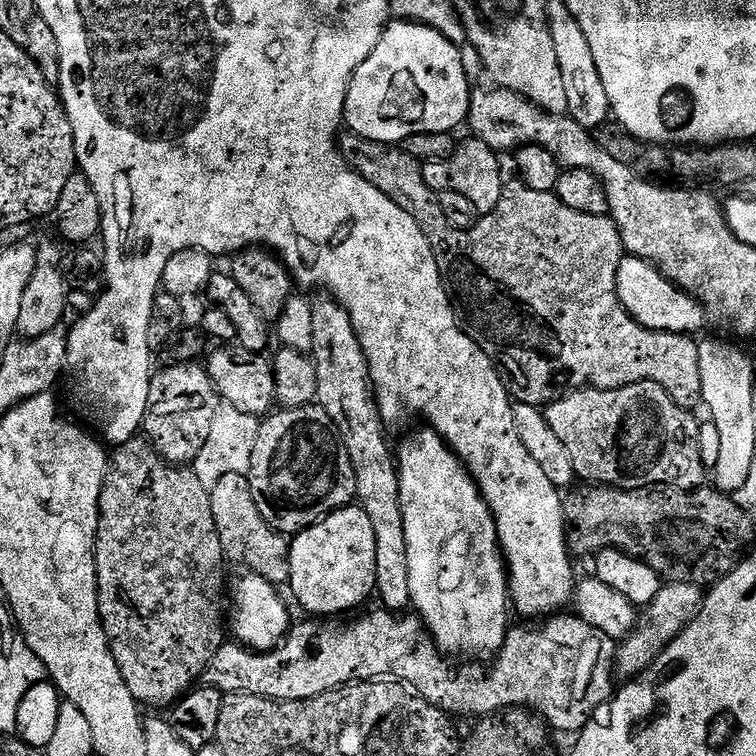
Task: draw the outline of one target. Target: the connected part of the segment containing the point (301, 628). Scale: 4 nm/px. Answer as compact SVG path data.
M379 611L368 612L344 625L336 624L340 622L312 622L316 624L300 624L297 628L295 625L268 652L254 652L239 642L226 642L220 647L218 654L210 658L210 666L206 666L202 677L203 683L225 694L254 694L267 700L305 700L343 688L345 684L391 678L393 681L403 682L426 702L456 718L464 715L481 718L501 709L519 706L531 709L543 717L549 729L557 728L560 732L572 732L571 734L579 734L588 725L594 710L598 710L598 706L611 700L614 695L612 676L617 671L617 641L602 634L602 630L591 628L583 618L575 614L553 614L537 623L540 624L537 628L509 627L508 637L499 652L495 653L489 672L479 668L476 665L479 663L476 662L465 663L468 665L461 672L455 672L452 669L453 661L442 655L419 616Z

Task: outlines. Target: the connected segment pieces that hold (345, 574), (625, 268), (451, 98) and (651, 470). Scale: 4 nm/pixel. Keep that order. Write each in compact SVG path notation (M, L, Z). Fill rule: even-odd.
M359 506L339 508L337 512L331 512L329 516L313 524L311 528L305 528L303 532L295 533L290 540L290 578L288 584L296 595L296 600L308 612L313 612L316 618L336 618L339 612L348 612L359 604L364 604L368 599L373 599L376 590L376 571L374 570L374 530L370 527L370 518L366 518L366 510Z
M625 255L618 266L618 296L624 309L651 332L692 336L706 328L704 307L690 293L681 292L675 284L670 283L653 264L647 264L637 256Z
M393 19L385 28L378 46L358 66L348 83L344 124L347 131L374 142L403 145L406 138L414 134L438 134L439 132L457 131L459 124L468 119L468 107L473 89L468 88L468 72L464 69L464 60L460 57L461 49L451 44L438 30L425 24L416 24L412 20Z
M643 380L625 388L577 388L561 400L552 401L542 413L565 446L575 475L584 479L581 481L607 484L610 488L624 488L628 492L665 486L691 490L705 483L702 450L698 450L701 421L695 420L689 409L675 404L670 394L654 382Z

